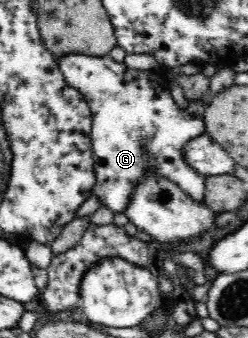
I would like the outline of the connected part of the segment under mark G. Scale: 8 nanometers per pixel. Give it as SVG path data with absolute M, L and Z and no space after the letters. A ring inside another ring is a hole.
M65 54L56 60L64 74L65 82L85 97L92 112L93 123L90 139L96 174L92 194L95 198L99 198L100 206L106 206L115 214L124 212L131 202L131 192L135 190L137 182L143 178L145 172L158 174L174 182L197 203L204 202L205 177L189 166L183 157L183 146L195 136L201 136L206 132L205 123L203 123L204 106L201 99L189 100L187 108L181 110L169 91L170 82L163 66L146 71L131 69L125 63L117 62L109 55L93 57L84 54Z

